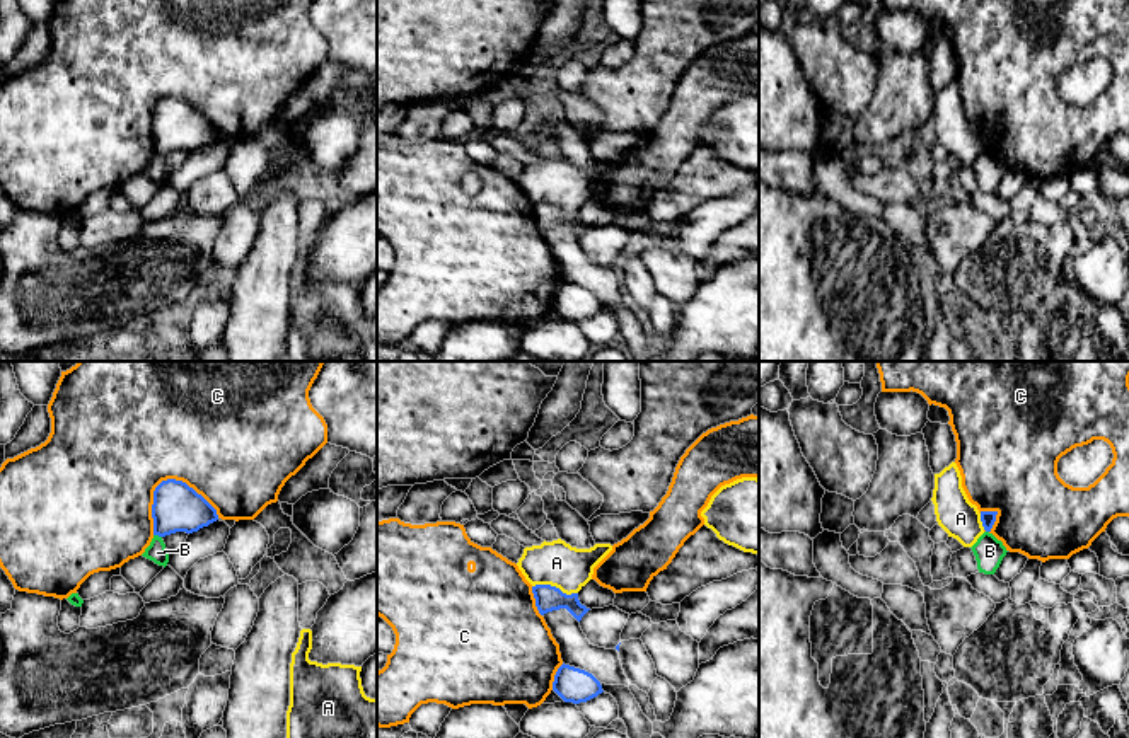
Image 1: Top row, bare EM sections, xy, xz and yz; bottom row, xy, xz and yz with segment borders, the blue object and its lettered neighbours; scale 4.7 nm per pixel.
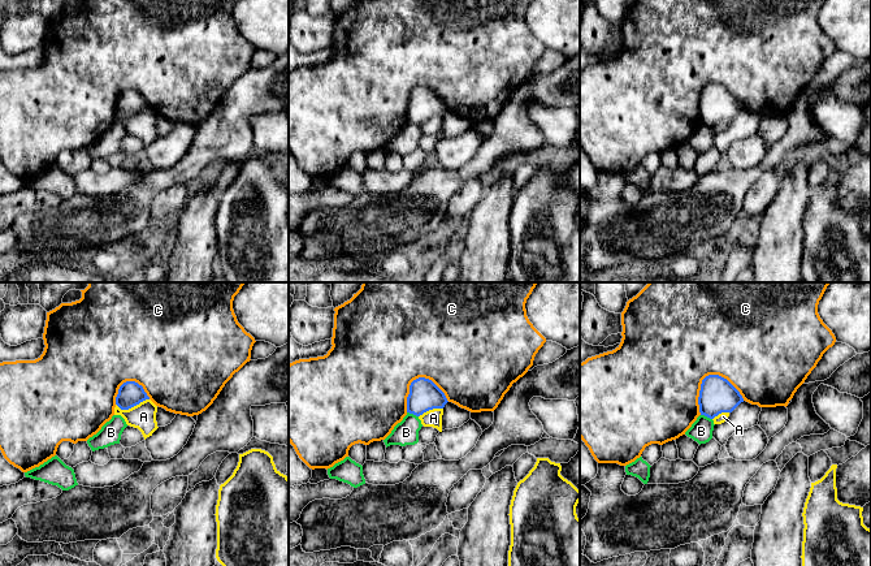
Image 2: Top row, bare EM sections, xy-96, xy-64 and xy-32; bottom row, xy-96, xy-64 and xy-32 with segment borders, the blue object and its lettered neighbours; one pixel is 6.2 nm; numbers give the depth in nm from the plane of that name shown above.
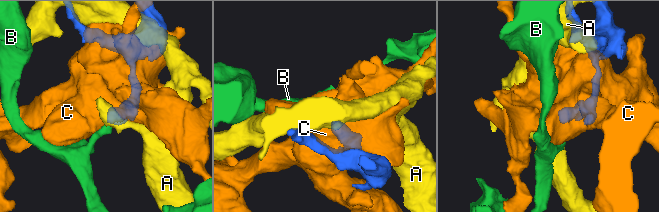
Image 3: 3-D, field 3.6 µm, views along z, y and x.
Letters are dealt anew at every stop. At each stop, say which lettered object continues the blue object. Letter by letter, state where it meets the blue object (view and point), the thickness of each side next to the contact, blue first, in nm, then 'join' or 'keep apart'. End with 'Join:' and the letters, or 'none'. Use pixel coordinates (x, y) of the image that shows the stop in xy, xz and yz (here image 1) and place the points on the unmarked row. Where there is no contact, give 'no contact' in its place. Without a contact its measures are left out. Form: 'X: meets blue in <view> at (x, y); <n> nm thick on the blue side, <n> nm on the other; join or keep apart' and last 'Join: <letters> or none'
A: meets blue in xz at (555, 205); 120 nm thick on the blue side, 220 nm on the other; keep apart
B: meets blue in xy at (157, 152); 220 nm thick on the blue side, 90 nm on the other; keep apart
C: meets blue in xy at (186, 103); 220 nm thick on the blue side, 500 nm on the other; keep apart
Join: none

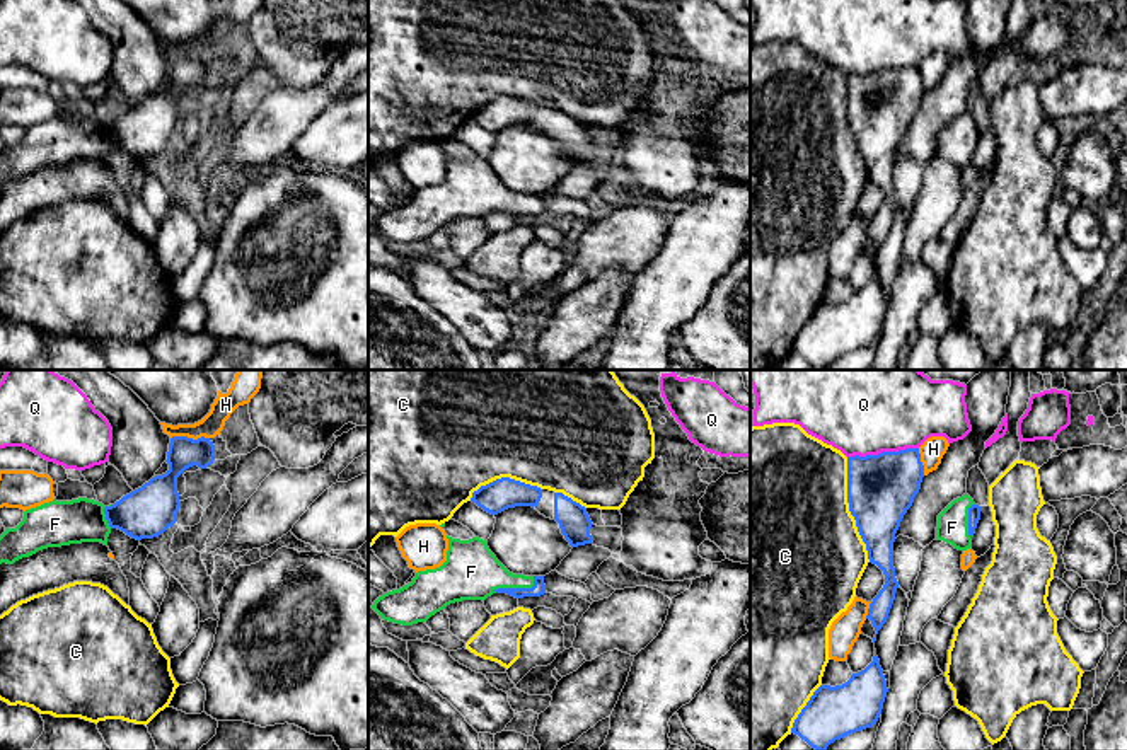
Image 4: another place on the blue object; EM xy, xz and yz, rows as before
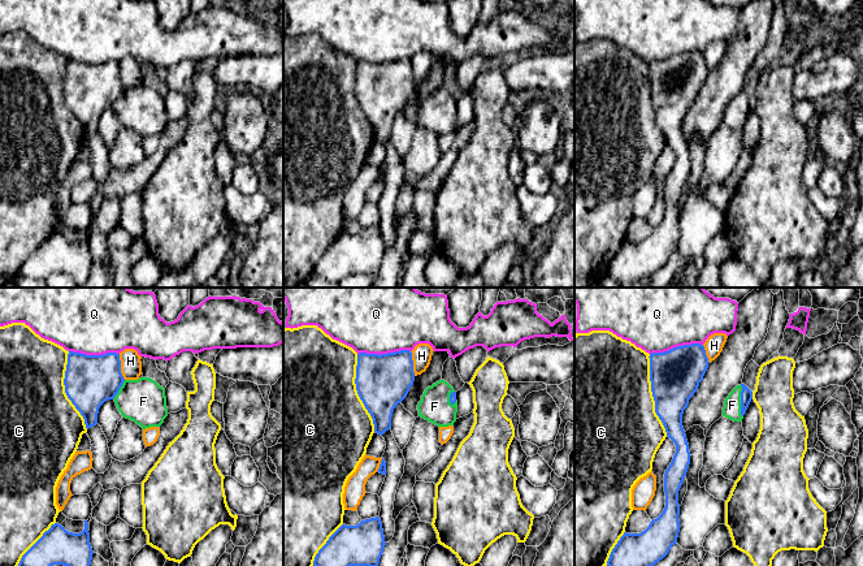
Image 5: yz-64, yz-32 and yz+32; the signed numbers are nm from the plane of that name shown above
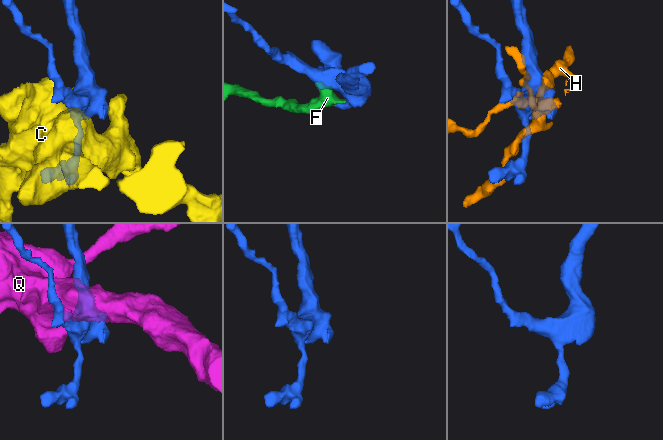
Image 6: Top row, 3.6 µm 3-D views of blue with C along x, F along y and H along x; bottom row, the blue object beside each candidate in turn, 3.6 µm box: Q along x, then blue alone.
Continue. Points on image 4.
C: meets blue in yz at (849, 128); 320 nm thick on the blue side, 500 nm on the other; keep apart
F: meets blue in xz at (515, 207); 60 nm thick on the blue side, 260 nm on the other; join
H: meets blue in xy at (190, 57); 150 nm thick on the blue side, 100 nm on the other; keep apart
Q: meets blue in yz at (882, 70); 320 nm thick on the blue side, 360 nm on the other; keep apart
Join: F

